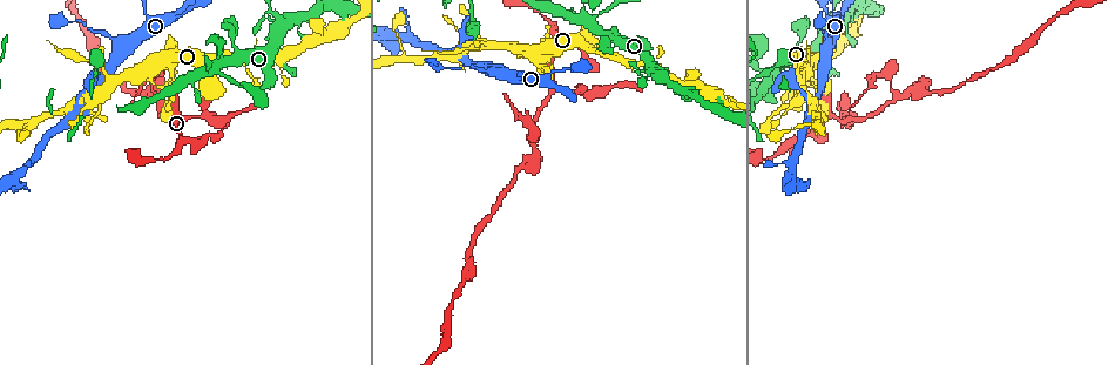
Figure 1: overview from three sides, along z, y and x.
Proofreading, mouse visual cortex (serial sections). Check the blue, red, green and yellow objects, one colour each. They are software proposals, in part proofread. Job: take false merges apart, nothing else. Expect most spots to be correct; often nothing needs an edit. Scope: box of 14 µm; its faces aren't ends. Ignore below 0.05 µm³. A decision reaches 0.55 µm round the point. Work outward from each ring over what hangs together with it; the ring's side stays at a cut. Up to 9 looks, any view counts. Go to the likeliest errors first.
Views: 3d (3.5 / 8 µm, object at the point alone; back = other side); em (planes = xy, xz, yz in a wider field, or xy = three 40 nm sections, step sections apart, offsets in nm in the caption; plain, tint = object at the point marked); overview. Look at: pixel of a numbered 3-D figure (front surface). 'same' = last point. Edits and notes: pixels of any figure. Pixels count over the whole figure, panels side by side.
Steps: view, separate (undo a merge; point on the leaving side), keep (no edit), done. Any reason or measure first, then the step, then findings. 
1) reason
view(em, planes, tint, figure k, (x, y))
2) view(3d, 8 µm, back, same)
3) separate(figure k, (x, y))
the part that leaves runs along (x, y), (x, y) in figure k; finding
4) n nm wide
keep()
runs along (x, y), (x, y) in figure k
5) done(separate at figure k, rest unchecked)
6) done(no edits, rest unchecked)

sharp bend
view(3d, 8 µm, figure 1, (532, 133))

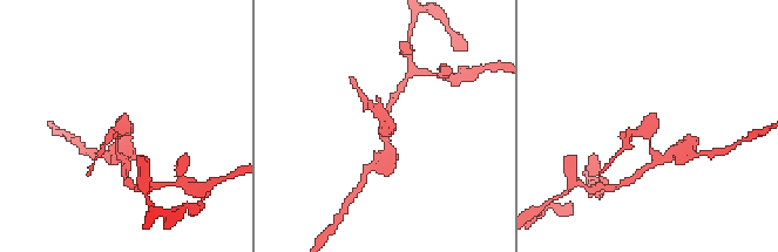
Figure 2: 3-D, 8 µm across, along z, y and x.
now the EM
view(em, planes, tint, figure 2, (122, 130))

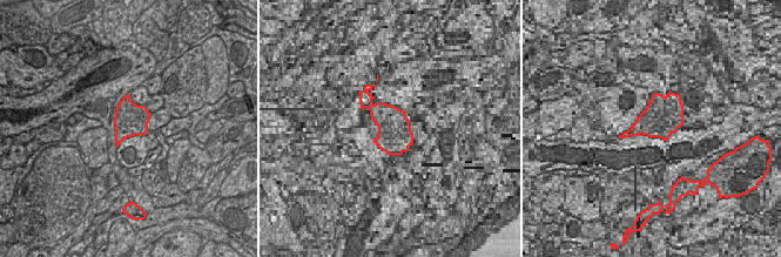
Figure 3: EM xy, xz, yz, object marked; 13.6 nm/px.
keep()
runs along (387, 135), (369, 103) in figure 2; all the same cell

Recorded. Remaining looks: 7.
two arms in line, one across
view(3d, 8 µm, back, figure 1, (78, 112))

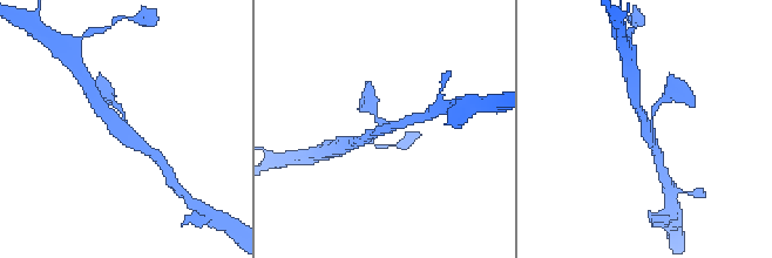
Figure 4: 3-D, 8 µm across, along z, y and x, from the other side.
3 arms; arms of 200, 250, 300 nm
view(em, xy, step 2, tint, figure 4, (119, 125))

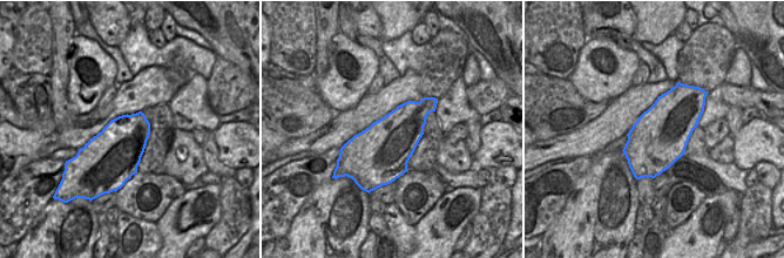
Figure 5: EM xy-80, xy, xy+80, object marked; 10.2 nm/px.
keep()
runs along (96, 102), (102, 111), (143, 149) in figure 4; one cell here

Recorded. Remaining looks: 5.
three-way junction
view(3d, 3.5 µm, figure 1, (620, 62))

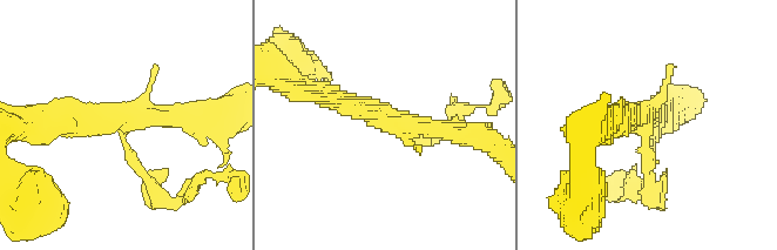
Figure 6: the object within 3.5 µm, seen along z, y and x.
need the tissue
view(em, xy, step 3, tint, figure 6, (125, 120))

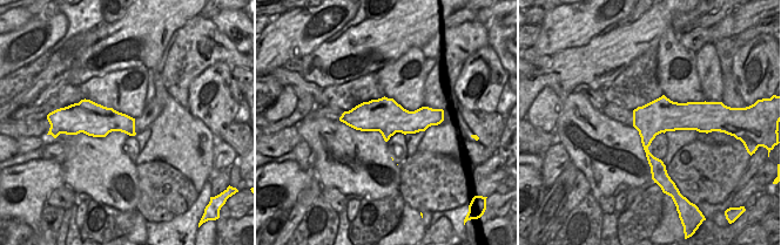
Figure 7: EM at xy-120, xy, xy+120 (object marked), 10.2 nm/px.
keep()
runs along (315, 92), (394, 124), (466, 136) in figure 6; one cell here

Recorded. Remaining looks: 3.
view(3d, 3.5 µm, figure 1, (775, 71))

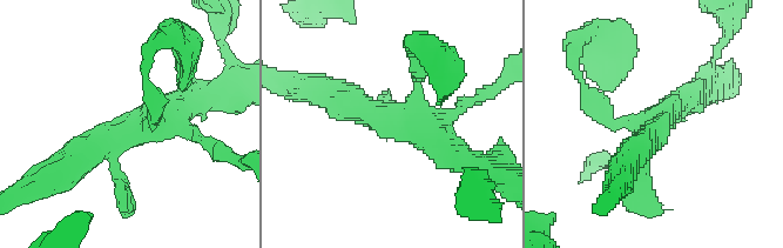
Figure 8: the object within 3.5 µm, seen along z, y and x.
4 arms; arms of 150, 200, 350, 350 nm
view(em, xy, step 5, tint, figure 8, (147, 124))

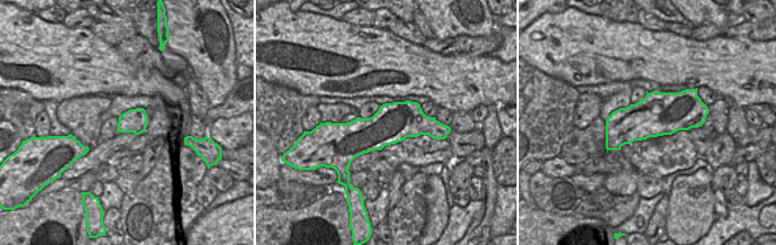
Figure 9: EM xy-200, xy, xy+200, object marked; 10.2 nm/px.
keep()
runs along (473, 165), (412, 122), (344, 101) in figure 8; all the same cell

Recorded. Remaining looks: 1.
done(no edits, rest unchecked)

